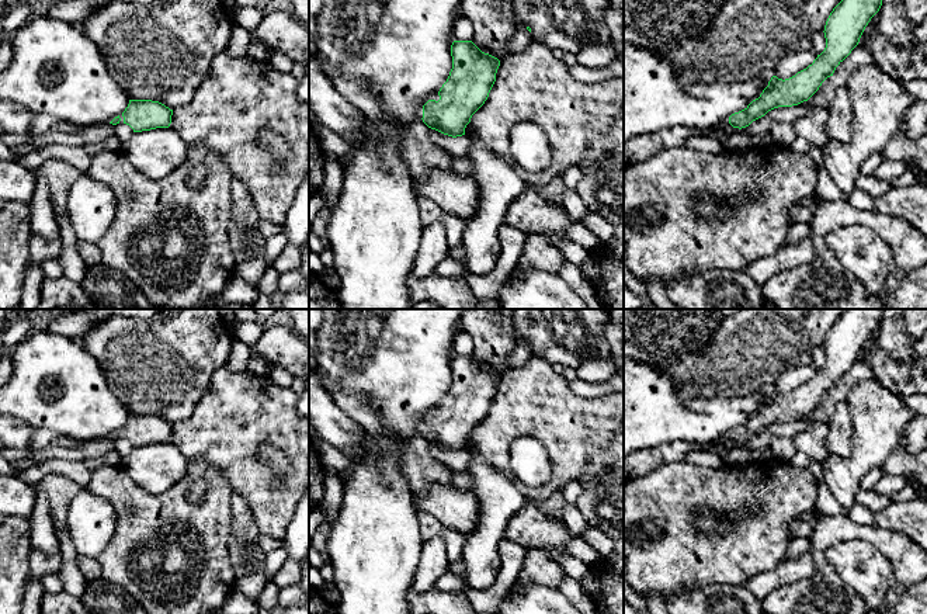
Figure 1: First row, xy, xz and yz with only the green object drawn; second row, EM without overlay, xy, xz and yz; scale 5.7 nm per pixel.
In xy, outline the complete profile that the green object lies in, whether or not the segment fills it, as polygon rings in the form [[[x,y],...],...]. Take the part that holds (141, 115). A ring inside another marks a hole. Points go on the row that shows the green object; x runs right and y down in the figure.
[[[129,100],[125,111],[112,118],[110,124],[129,125],[133,132],[150,131],[156,128],[169,128],[171,124],[173,110],[159,101]]]

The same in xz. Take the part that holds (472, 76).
[[[454,41],[451,45],[452,69],[440,91],[430,97],[419,110],[419,118],[444,135],[456,138],[465,135],[472,115],[485,104],[496,81],[500,60],[482,52],[472,41]]]

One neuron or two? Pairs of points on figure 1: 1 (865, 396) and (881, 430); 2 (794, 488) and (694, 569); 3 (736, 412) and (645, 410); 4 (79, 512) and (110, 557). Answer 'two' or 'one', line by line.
1: one
2: one
3: one
4: two

